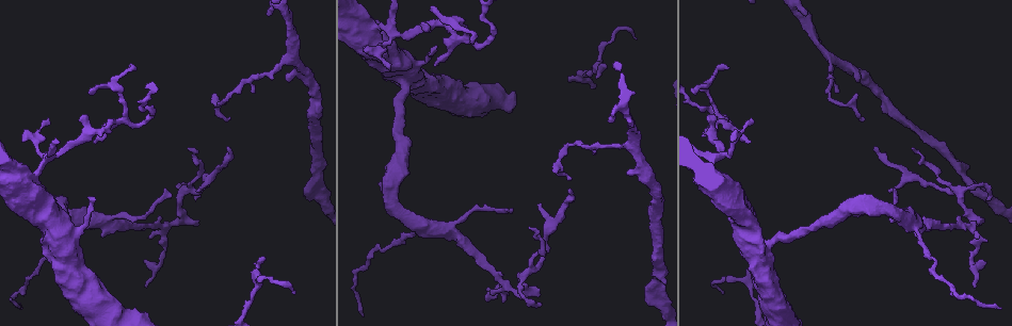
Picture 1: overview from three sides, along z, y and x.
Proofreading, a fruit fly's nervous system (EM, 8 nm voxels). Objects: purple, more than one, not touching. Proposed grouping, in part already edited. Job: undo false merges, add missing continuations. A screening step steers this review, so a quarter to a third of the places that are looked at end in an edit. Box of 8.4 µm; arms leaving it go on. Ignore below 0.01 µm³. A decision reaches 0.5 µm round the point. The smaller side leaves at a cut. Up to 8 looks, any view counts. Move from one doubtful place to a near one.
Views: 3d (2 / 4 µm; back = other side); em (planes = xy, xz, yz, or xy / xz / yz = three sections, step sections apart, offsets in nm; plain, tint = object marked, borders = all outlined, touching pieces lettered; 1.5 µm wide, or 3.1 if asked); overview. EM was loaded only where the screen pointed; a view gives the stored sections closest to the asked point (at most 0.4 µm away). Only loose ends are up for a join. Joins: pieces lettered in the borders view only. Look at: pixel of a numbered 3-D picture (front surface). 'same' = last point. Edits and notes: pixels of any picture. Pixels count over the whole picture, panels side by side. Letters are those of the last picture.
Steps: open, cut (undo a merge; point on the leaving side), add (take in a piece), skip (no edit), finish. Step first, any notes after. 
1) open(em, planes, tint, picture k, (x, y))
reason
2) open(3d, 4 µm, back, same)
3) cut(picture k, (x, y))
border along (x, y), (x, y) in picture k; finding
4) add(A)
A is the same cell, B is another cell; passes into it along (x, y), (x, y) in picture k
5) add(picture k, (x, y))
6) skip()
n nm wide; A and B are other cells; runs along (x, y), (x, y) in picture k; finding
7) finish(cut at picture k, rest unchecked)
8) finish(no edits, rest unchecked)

open(3d, 2 µm, picture 1, (255, 90))
an open end

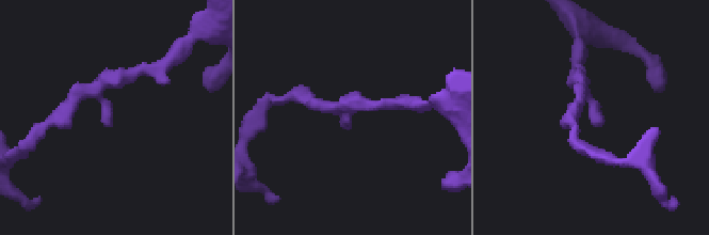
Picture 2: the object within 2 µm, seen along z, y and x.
open(em, yz, step 8, borders, picture 2, (110, 125))

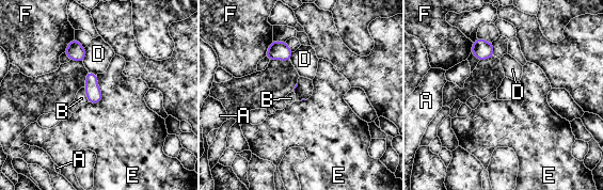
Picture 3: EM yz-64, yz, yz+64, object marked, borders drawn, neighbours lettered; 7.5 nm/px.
skip()
A, B, D, E and F are other cells; border along (96, 75), (101, 98), (91, 104) in picture 3; no lettered piece goes on from it

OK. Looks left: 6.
open(3d, 4 µm, picture 1, (768, 244))
thick turns thin

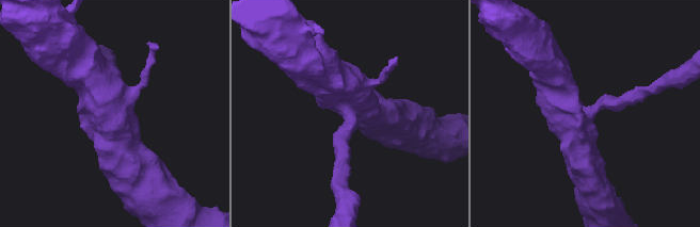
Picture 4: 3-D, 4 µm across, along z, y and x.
open(em, planes, plain, picture 4, (347, 112))
4 arms; now the EM

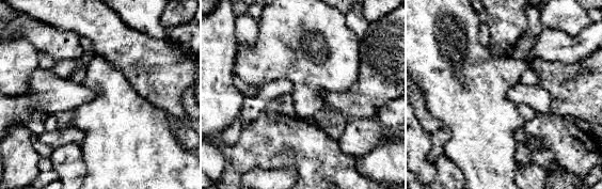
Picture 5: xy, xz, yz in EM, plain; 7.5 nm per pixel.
open(em, planes, borders, same)

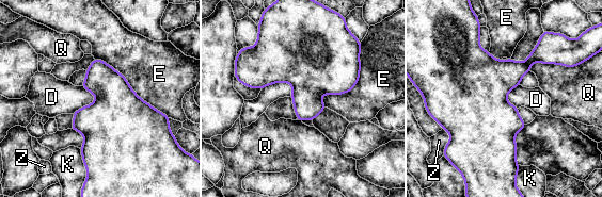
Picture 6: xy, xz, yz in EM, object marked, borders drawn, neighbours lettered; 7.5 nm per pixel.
skip()
E touches over 750 nm; D, E, K, Q and Z are other cells; all the same neuron

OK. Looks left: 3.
open(3d, 2 µm, back, picture 1, (435, 66))
tapers out

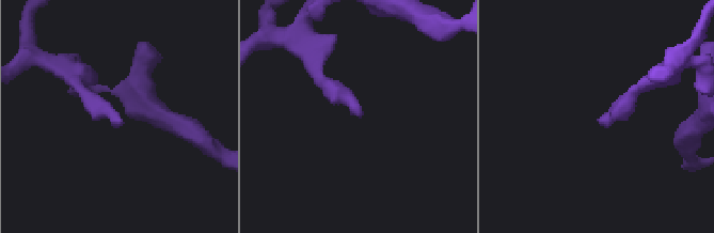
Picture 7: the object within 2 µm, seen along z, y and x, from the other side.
open(em, xy, step 8, borders, picture 7, (117, 125))
shape alone is not enough

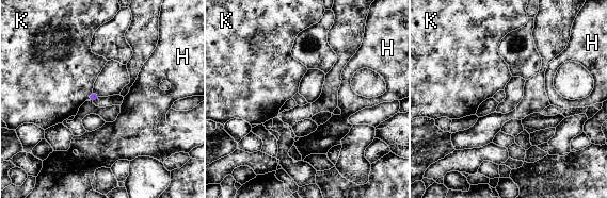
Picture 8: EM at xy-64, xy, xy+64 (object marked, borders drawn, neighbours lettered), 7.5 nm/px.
open(em, planes, borders, same)

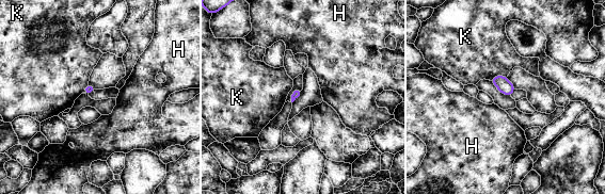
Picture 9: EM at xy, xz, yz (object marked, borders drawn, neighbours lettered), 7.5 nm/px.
skip()
H and K are other cells; no lettered piece goes on from it

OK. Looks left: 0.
finish(no edits, rest unchecked)

